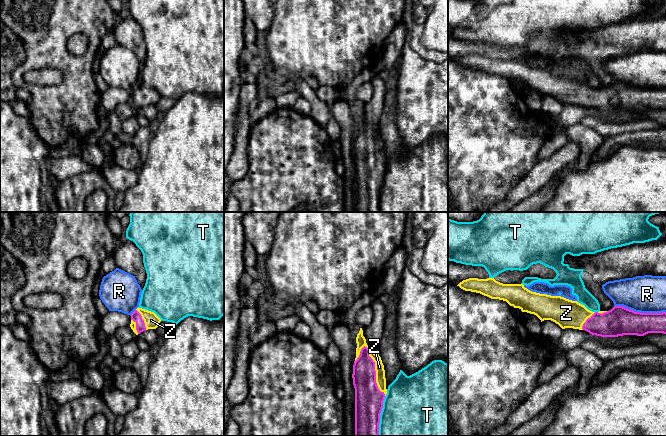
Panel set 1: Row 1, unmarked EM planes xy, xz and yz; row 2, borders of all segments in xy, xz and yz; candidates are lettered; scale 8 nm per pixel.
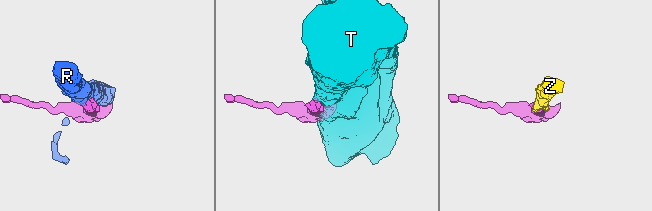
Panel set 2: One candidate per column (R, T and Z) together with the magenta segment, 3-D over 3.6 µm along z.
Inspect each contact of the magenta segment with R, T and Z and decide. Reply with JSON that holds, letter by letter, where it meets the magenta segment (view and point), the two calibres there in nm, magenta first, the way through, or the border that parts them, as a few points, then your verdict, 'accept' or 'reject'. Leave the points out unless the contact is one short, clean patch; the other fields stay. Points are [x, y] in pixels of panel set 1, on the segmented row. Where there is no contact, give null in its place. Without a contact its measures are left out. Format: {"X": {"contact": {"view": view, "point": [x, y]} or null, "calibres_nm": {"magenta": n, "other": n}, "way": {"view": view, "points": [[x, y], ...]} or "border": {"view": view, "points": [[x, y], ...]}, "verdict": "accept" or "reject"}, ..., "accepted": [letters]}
{"R": {"contact": {"view": "yz", "point": [640, 312]}, "calibres_nm": {"magenta": 240, "other": 300}, "verdict": "reject"}, "T": {"contact": {"view": "xz", "point": [379, 416]}, "calibres_nm": {"magenta": 220, "other": 480}, "verdict": "reject"}, "Z": {"contact": {"view": "xz", "point": [374, 370]}, "calibres_nm": {"magenta": 220, "other": 80}, "verdict": "accept"}, "accepted": ["Z"]}

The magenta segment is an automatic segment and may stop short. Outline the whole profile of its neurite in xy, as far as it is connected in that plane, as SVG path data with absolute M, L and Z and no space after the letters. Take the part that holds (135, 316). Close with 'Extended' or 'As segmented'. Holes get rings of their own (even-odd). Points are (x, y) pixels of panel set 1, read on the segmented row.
M138 307L131 314L130 327L138 335L145 330L156 329L160 322L161 319L154 312Z. Extended

